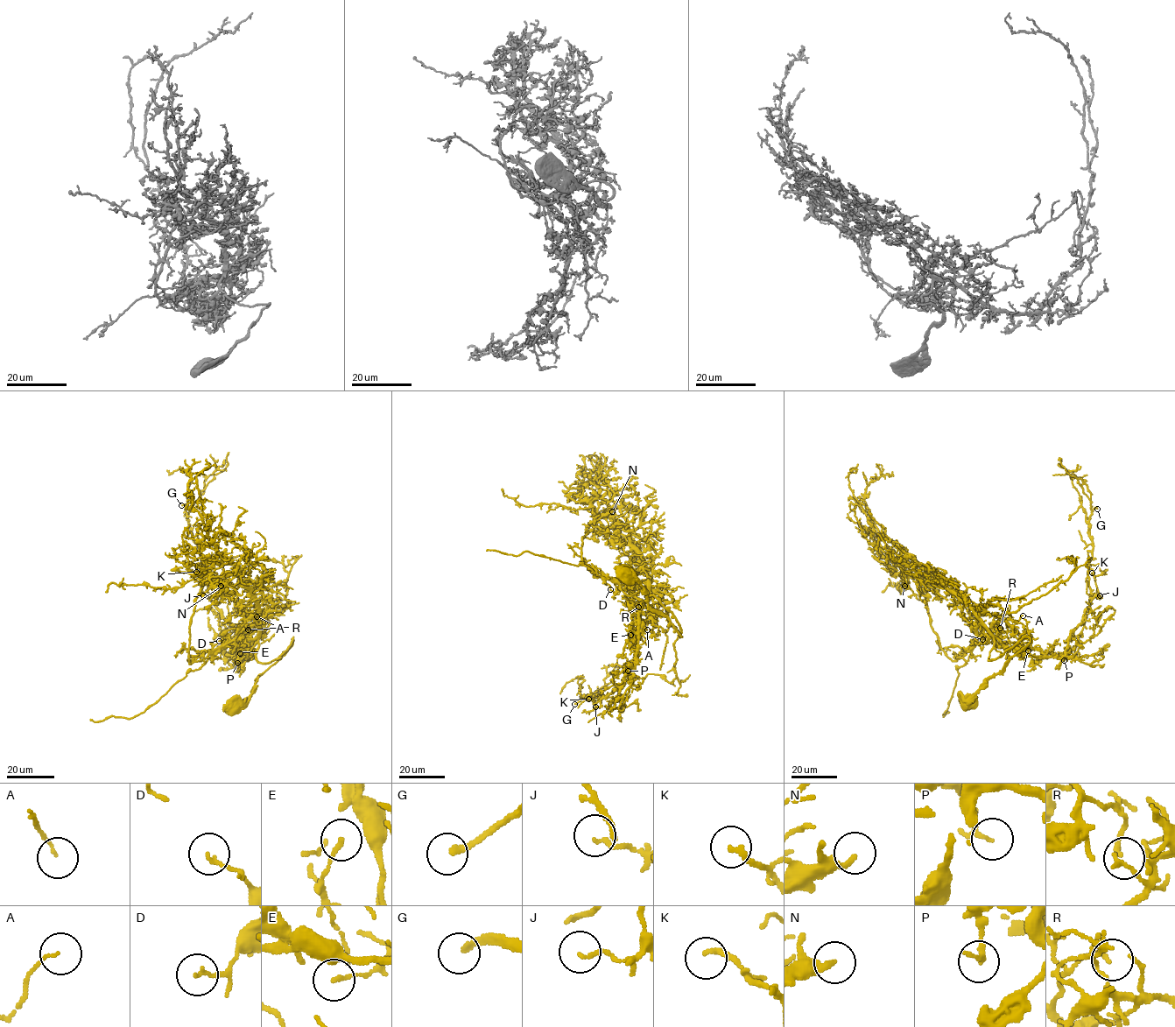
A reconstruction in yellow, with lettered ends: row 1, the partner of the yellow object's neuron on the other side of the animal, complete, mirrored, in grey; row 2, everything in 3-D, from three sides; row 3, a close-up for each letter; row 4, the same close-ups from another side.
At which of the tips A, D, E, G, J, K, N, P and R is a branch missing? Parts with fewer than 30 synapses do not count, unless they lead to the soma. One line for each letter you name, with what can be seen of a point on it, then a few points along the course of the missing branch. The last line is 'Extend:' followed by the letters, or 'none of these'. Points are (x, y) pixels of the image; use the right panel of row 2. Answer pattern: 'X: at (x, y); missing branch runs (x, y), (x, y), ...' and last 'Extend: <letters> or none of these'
G: at (1097, 509); missing branch runs (1097, 509), (1109, 509), (1111, 505), (1105, 500), (1105, 487), (1096, 477)
Extend: G

